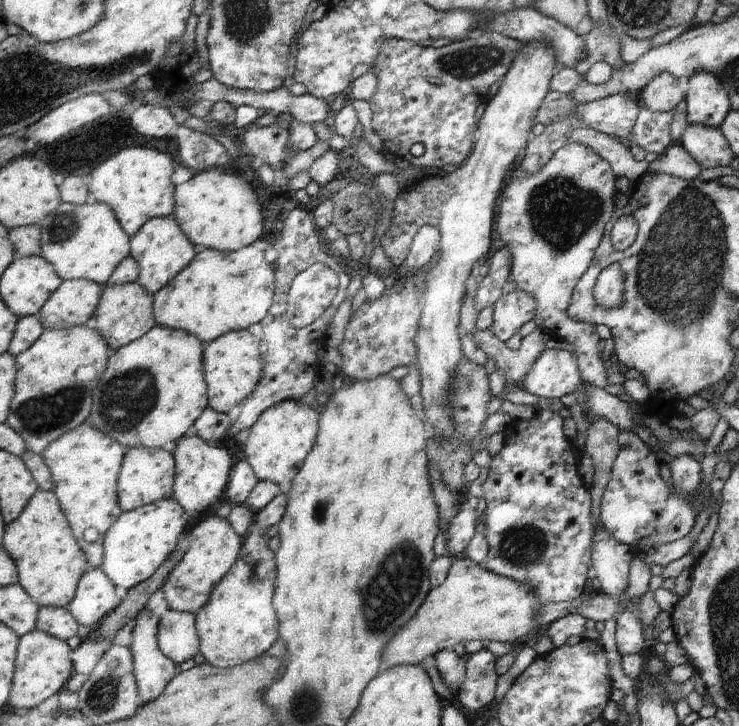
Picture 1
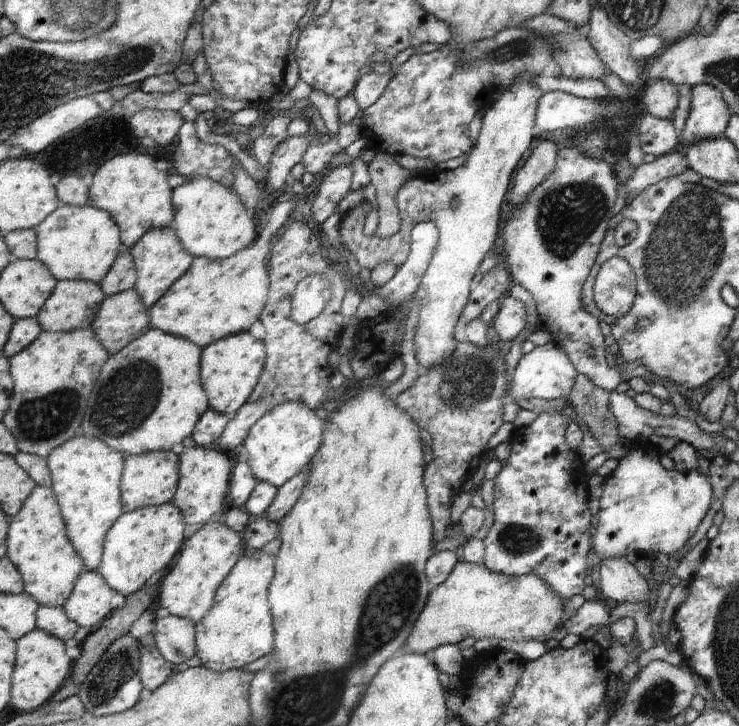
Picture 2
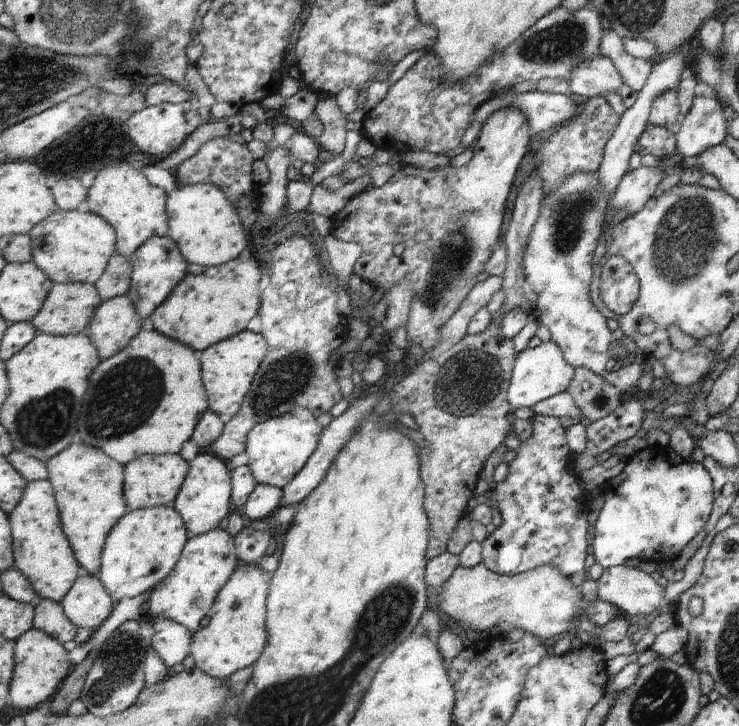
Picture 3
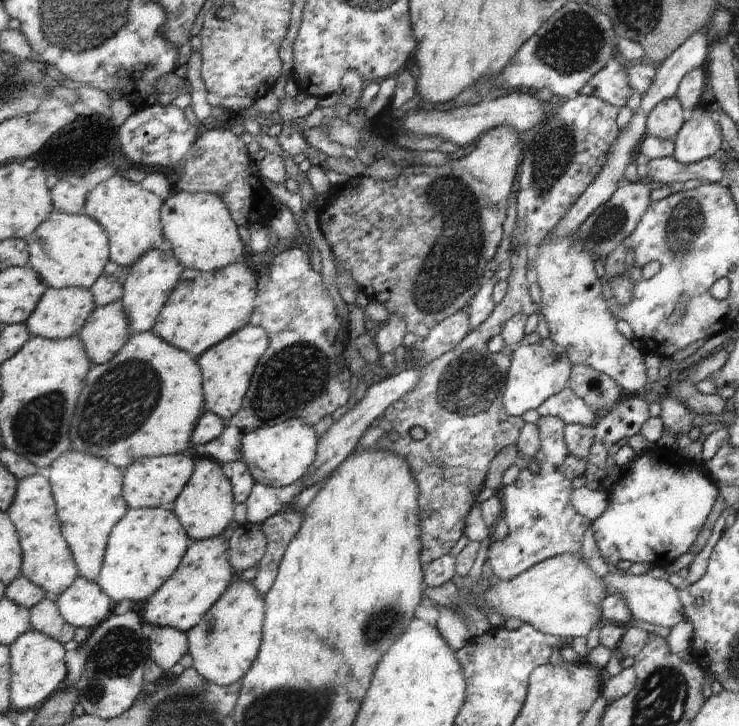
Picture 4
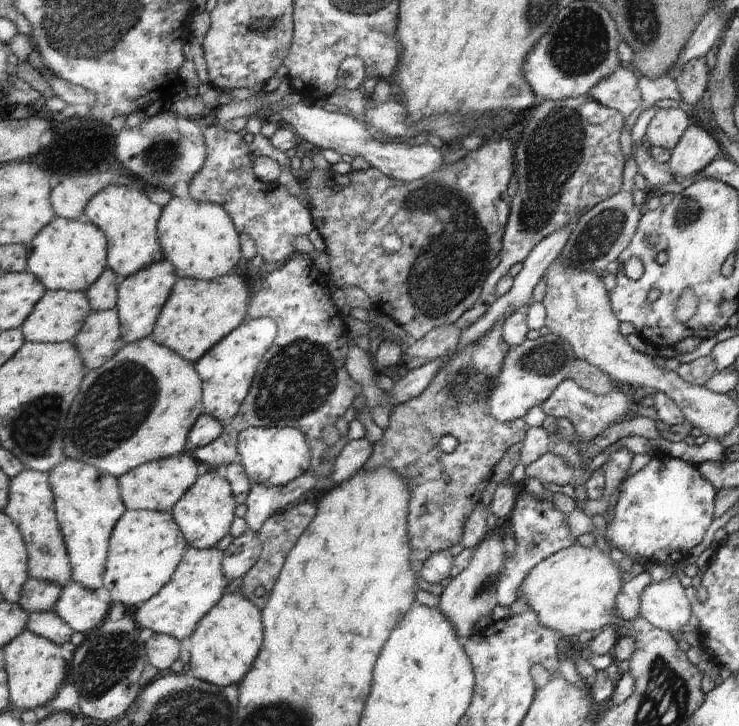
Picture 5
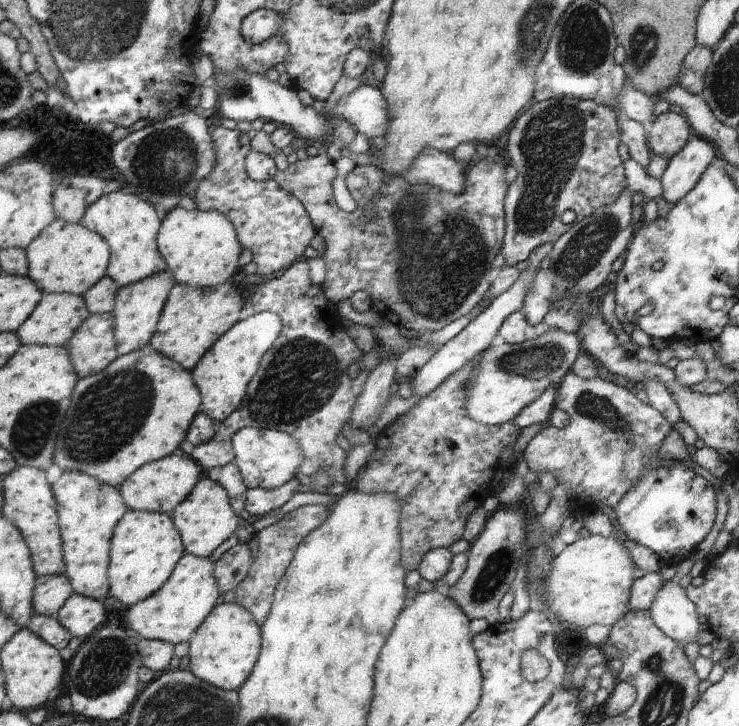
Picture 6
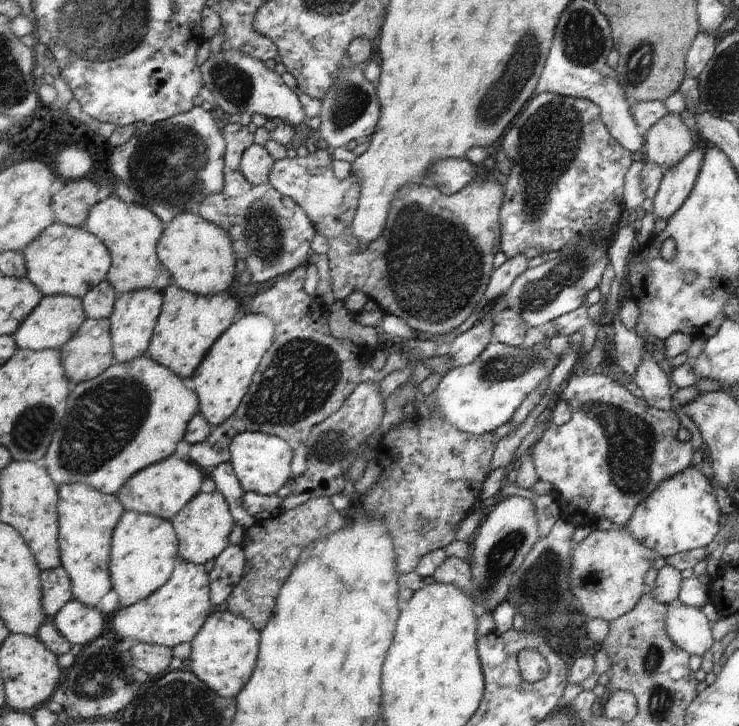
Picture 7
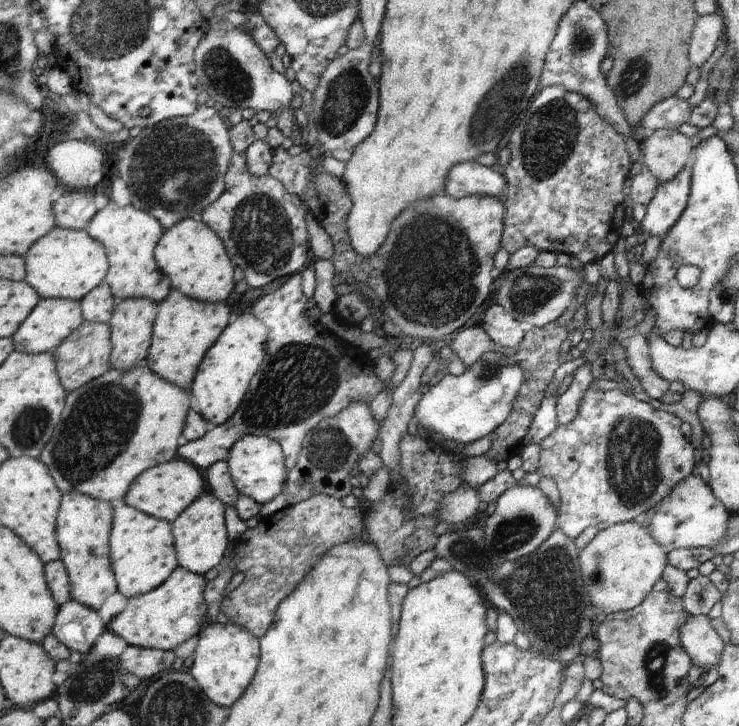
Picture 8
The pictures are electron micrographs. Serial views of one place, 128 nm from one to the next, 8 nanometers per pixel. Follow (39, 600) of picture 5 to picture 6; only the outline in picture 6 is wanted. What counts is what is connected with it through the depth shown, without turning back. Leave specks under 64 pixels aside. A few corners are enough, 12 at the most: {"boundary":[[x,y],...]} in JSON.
{"boundary":[[67,574],[38,577],[35,614],[57,617],[75,592]]}

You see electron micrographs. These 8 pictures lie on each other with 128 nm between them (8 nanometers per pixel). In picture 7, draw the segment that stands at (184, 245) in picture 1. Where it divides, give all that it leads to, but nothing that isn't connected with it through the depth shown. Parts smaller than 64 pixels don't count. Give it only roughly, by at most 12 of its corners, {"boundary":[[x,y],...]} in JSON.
{"boundary":[[154,288],[118,295],[110,316],[114,355],[147,354],[162,314]]}

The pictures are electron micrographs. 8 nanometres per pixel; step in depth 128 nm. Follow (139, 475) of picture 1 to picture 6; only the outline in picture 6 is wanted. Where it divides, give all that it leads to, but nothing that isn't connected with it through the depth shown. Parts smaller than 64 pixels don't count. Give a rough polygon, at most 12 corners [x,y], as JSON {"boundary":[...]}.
{"boundary":[[191,456],[145,464],[119,489],[131,511],[169,515],[205,474]]}

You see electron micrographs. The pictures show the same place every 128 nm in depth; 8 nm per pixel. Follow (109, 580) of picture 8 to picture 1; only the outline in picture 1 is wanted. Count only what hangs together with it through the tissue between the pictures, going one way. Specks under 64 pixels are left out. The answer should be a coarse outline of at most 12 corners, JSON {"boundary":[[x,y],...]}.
{"boundary":[[87,420],[41,454],[93,569],[127,447]]}

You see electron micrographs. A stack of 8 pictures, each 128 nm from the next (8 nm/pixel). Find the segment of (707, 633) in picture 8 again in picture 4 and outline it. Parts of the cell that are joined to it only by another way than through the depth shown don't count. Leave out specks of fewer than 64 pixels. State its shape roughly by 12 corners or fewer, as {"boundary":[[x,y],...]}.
{"boundary":[[617,567],[602,577],[631,620],[669,628],[684,620],[677,588]]}

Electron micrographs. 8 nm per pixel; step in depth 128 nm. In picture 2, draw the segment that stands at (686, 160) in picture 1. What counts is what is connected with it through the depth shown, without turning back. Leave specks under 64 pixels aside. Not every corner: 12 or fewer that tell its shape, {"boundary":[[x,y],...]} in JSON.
{"boundary":[[681,148],[637,166],[624,180],[626,195],[688,169]]}

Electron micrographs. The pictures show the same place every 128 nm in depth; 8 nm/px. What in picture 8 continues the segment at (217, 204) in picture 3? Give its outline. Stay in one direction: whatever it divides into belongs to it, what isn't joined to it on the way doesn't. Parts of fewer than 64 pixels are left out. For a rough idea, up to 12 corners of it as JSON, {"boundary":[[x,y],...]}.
{"boundary":[[201,219],[166,229],[155,256],[173,289],[216,303],[235,266]]}

